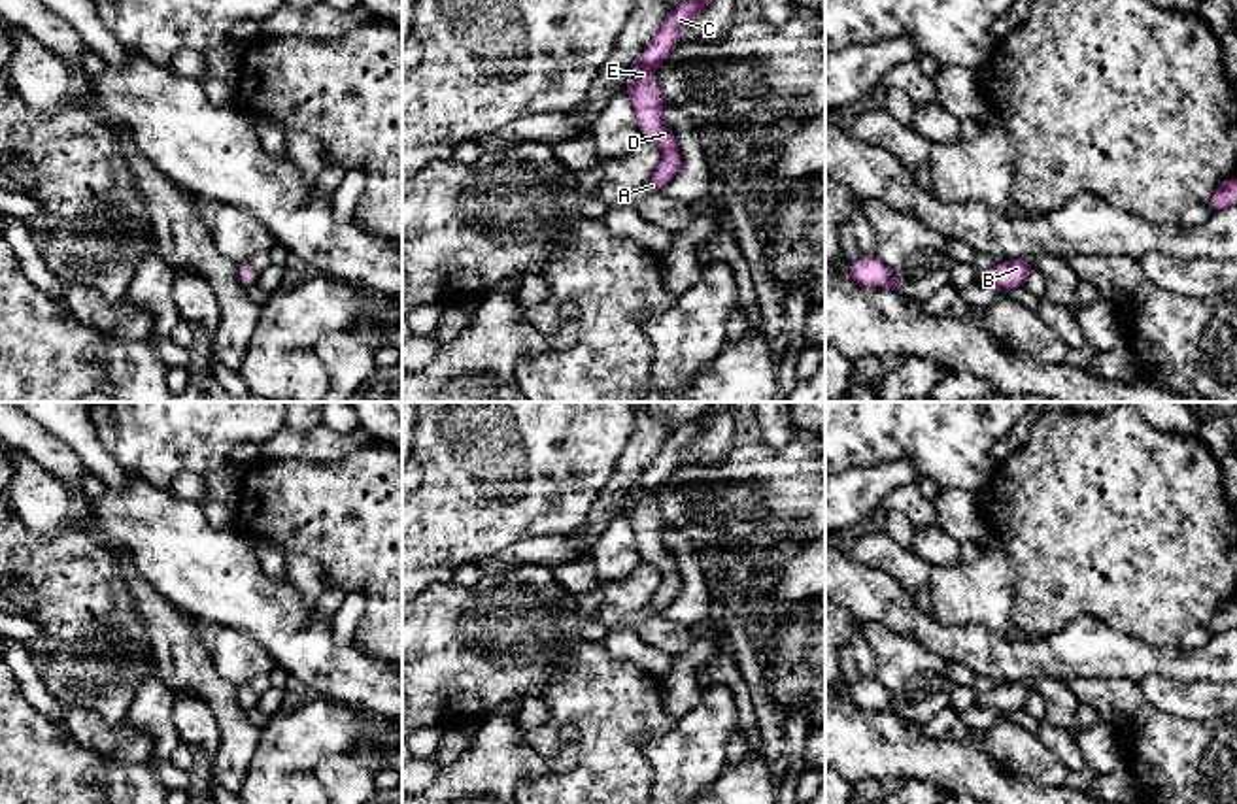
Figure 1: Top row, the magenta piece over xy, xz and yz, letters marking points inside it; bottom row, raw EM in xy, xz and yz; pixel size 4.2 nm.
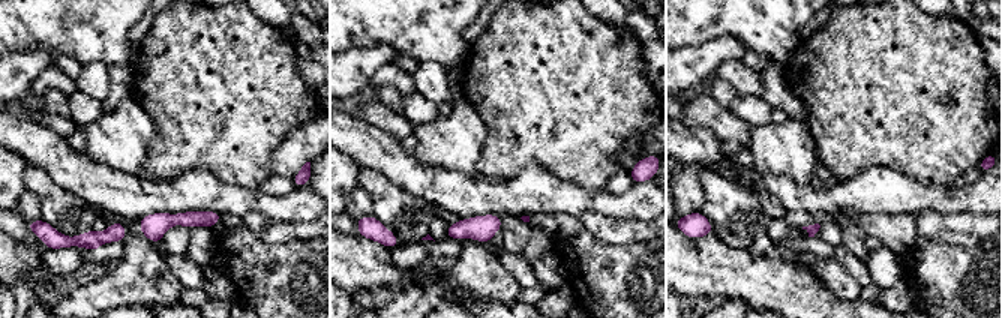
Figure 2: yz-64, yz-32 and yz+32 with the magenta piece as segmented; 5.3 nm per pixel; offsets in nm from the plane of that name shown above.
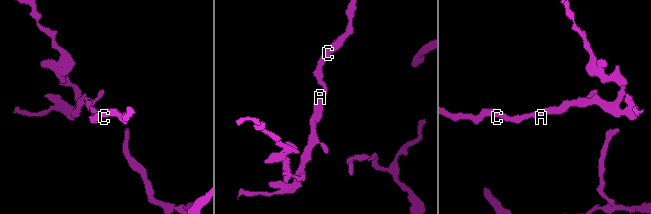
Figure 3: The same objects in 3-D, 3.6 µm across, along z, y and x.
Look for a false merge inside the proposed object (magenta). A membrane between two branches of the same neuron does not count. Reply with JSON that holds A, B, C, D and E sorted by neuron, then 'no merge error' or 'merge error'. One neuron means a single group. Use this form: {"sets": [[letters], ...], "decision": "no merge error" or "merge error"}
{"sets": [["A", "B", "C", "D", "E"]], "decision": "no merge error"}

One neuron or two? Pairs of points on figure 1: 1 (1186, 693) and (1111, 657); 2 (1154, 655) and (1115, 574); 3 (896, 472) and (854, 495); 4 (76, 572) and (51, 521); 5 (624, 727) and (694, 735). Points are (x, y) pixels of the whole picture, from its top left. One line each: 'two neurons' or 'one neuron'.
1: two neurons
2: two neurons
3: one neuron
4: two neurons
5: two neurons

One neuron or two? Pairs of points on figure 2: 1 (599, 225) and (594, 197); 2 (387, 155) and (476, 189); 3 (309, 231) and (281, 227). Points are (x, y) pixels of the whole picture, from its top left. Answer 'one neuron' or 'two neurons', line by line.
1: two neurons
2: one neuron
3: one neuron

